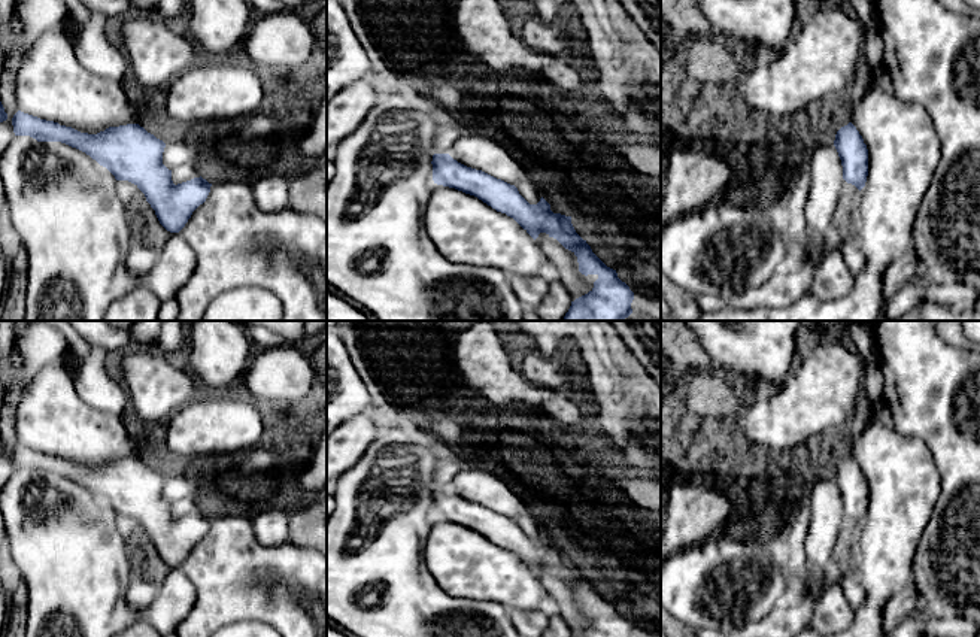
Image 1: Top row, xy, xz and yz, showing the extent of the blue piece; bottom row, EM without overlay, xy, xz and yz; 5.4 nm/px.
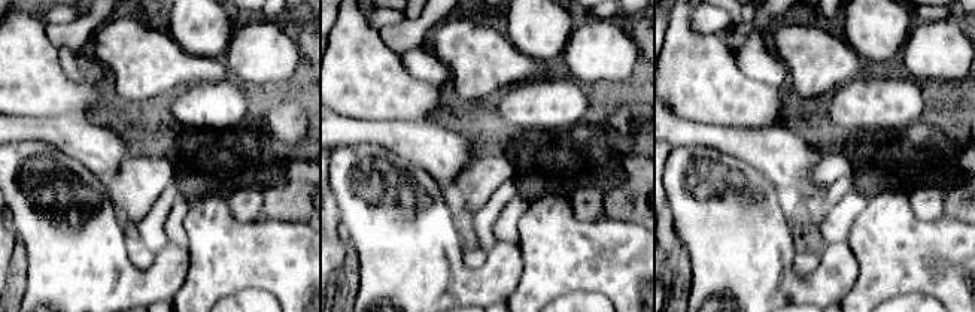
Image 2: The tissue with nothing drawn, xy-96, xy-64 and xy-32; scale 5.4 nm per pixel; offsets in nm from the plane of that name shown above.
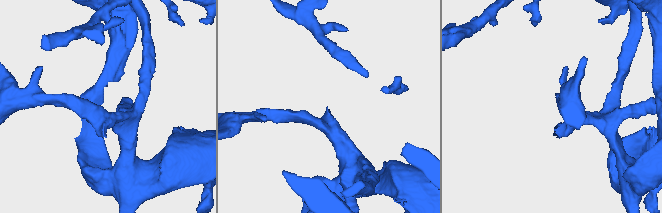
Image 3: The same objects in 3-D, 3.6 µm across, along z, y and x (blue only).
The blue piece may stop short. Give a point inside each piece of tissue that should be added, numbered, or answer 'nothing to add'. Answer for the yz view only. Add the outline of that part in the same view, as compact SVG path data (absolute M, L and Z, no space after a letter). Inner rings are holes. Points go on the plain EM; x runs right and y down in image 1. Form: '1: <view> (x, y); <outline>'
1: yz (840, 558); M843 513L841 522L840 522L838 539L837 539L837 543L831 556L831 567L840 570L841 574L847 577L853 576L849 567L849 561L850 561L850 549L853 543L853 531L859 527L861 525L855 519L847 518Z

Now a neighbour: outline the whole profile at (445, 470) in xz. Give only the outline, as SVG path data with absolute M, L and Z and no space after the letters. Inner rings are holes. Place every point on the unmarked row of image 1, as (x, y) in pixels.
M453 455L439 459L433 473L434 488L449 488L455 474L465 467L467 464Z

